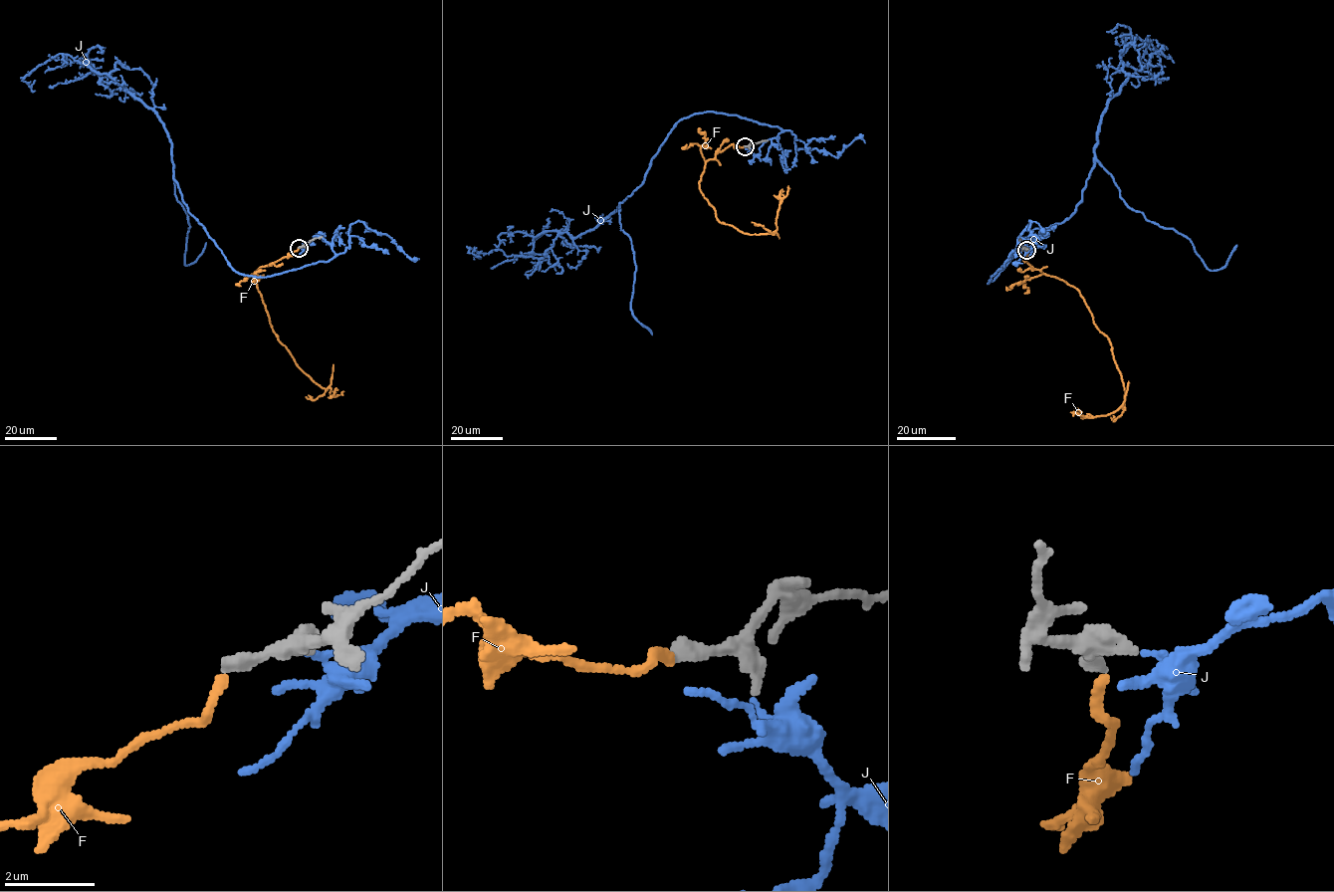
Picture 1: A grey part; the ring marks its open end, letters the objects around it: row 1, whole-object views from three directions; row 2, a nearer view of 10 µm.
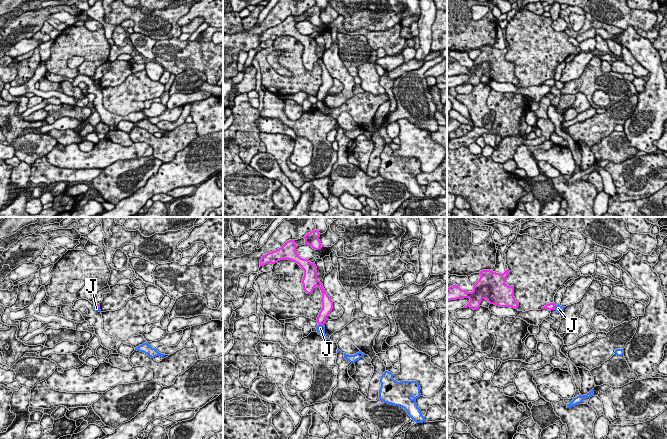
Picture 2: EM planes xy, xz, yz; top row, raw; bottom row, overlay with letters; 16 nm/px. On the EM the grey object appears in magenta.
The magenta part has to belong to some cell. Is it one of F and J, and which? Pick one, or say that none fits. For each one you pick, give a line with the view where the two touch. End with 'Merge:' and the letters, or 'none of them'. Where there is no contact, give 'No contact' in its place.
F: No contact
Merge: F

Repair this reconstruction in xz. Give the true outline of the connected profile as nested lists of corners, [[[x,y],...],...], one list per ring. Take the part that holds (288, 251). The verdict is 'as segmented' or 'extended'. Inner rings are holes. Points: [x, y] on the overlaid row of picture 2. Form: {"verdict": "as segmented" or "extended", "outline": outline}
{"verdict": "as segmented", "outline": [[[295,240],[287,241],[281,248],[263,255],[260,259],[260,267],[268,263],[274,265],[280,260],[287,259],[297,263],[304,270],[304,276],[302,279],[304,291],[307,294],[311,294],[316,286],[321,290],[322,309],[320,310],[316,321],[318,325],[324,325],[328,320],[327,317],[333,309],[333,301],[326,293],[323,284],[317,279],[317,267],[315,263],[311,263],[309,259],[301,258],[296,252],[297,247]]]}

